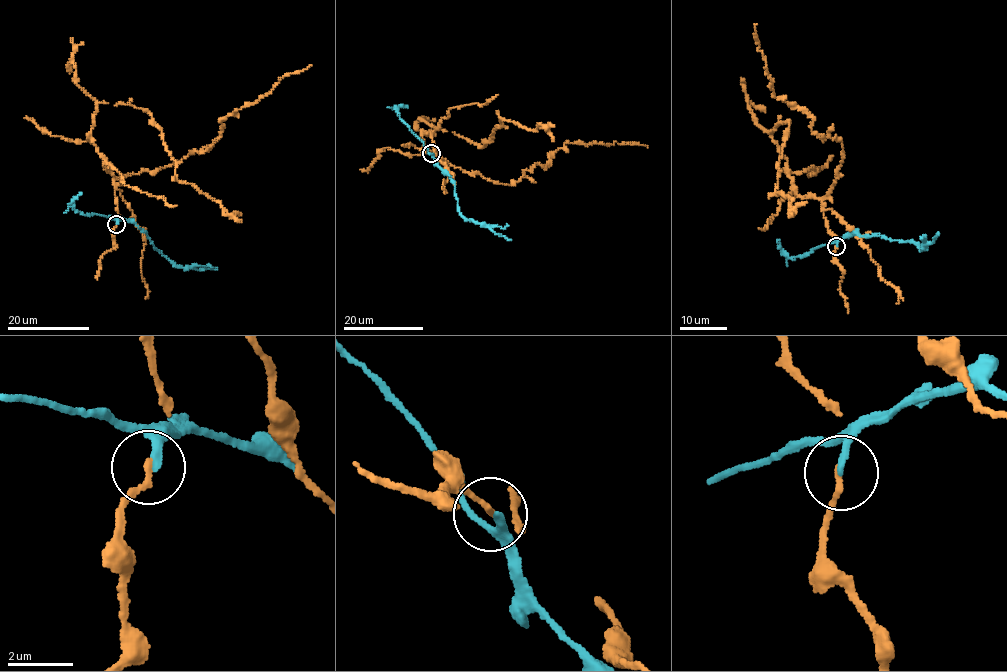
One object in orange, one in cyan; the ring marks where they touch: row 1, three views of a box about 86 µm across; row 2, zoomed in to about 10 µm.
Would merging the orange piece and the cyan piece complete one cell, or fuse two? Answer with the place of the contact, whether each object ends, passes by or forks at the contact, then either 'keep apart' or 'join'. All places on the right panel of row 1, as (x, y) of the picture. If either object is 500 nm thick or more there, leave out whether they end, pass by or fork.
place (836, 246); orange ends; cyan ends; keep apart

